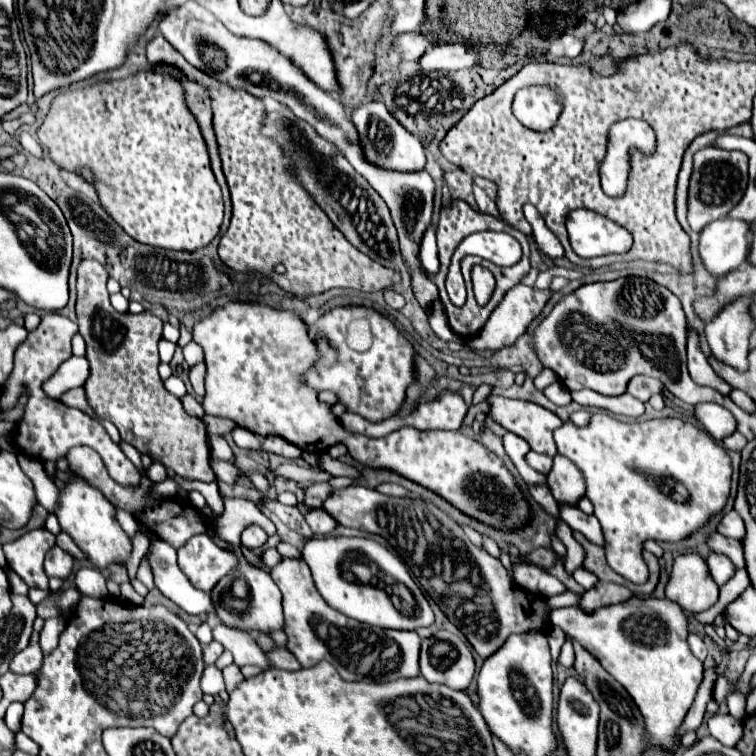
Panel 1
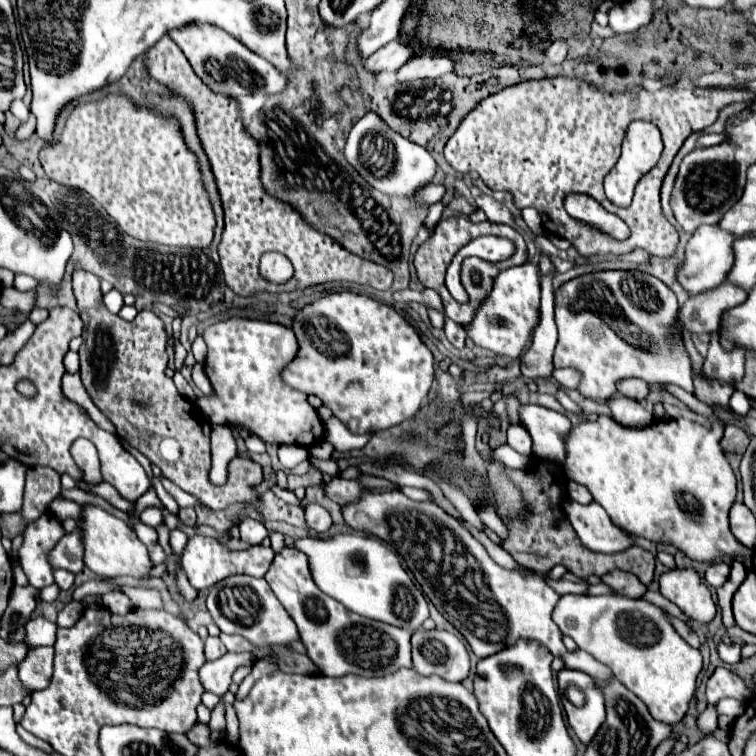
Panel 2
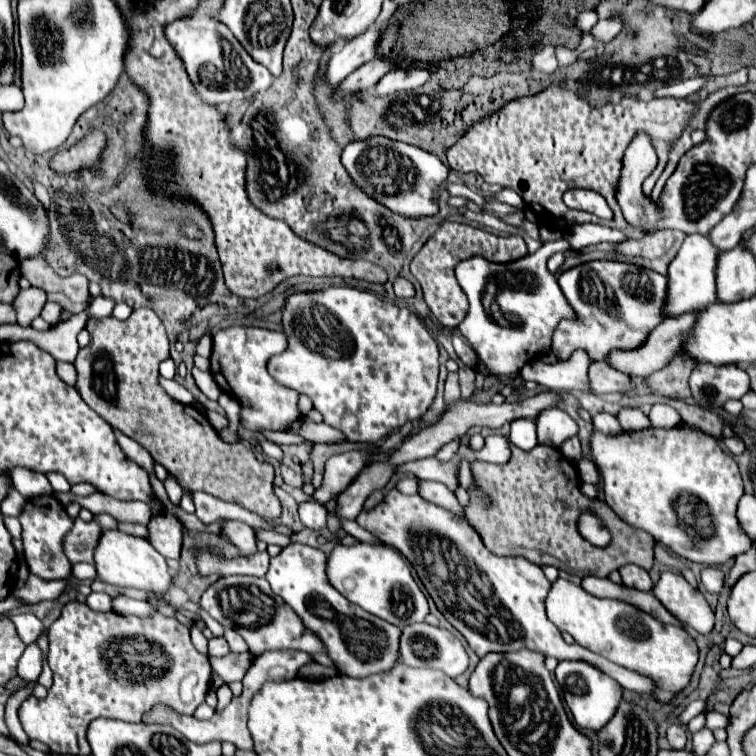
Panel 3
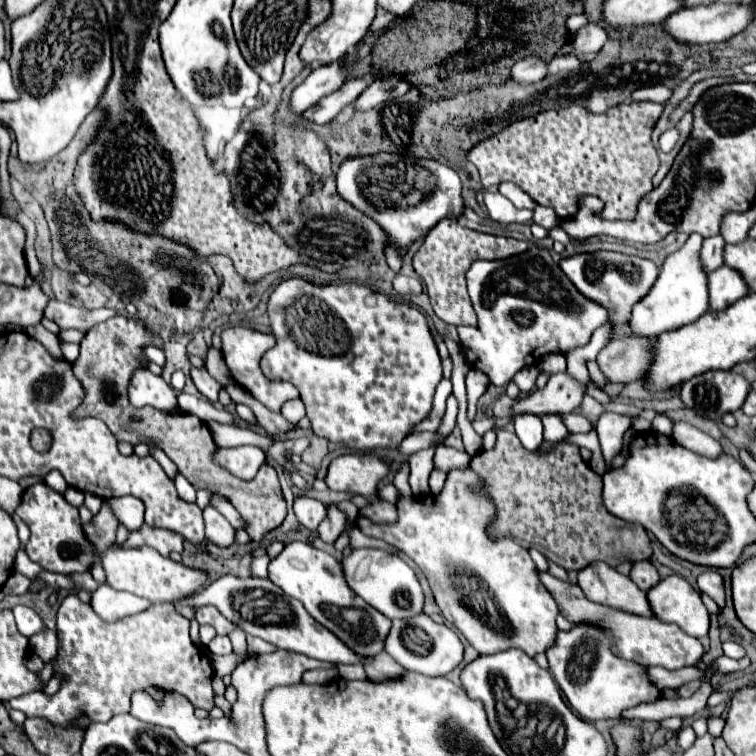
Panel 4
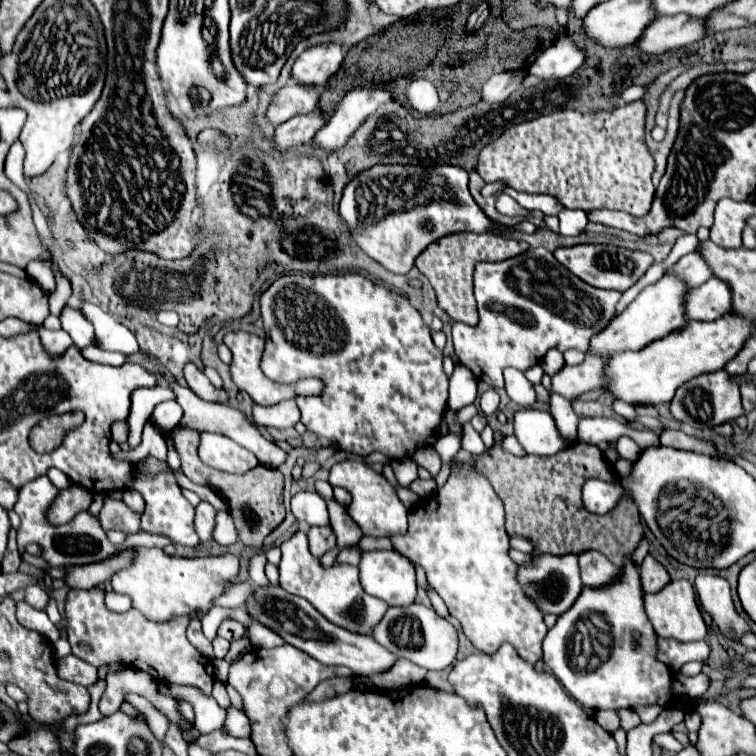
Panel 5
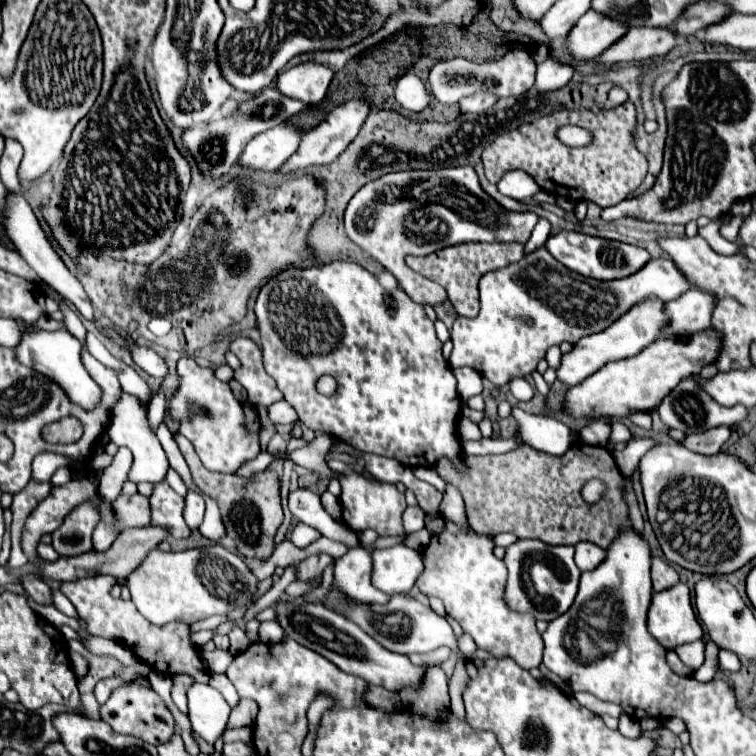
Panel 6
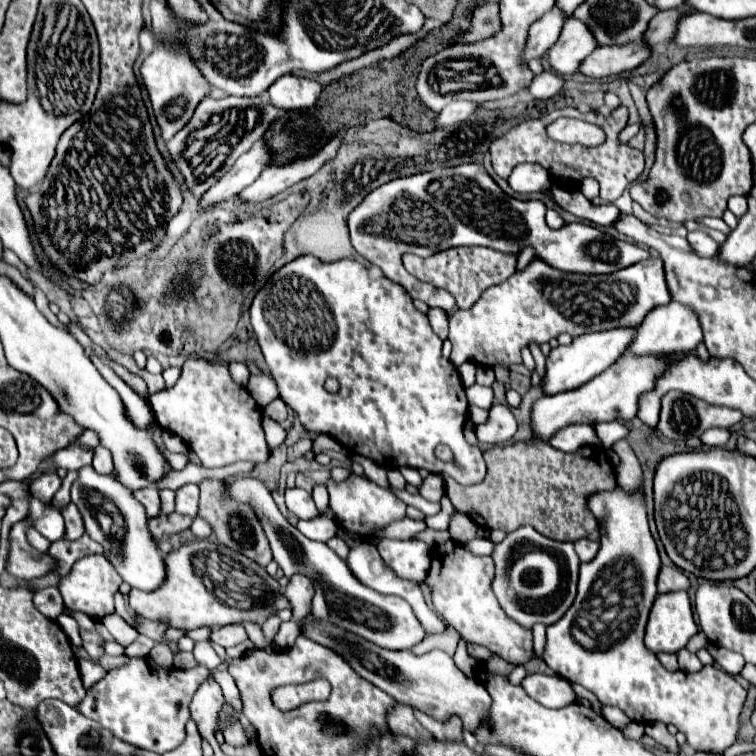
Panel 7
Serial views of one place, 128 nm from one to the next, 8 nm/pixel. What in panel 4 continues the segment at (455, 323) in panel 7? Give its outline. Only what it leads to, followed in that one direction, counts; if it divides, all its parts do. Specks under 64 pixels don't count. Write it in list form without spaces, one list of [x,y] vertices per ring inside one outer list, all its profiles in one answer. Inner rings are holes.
[[[720,234],[712,236],[712,238],[704,238],[702,250],[700,250],[700,262],[702,262],[706,274],[714,272],[720,264],[724,264],[722,248],[724,248],[724,240]],[[532,246],[526,252],[504,258],[504,260],[492,260],[492,262],[478,260],[466,272],[466,280],[468,280],[468,294],[472,298],[477,314],[477,325],[457,327],[460,344],[468,364],[484,372],[494,386],[508,384],[508,380],[518,370],[538,364],[544,354],[550,354],[550,352],[566,354],[578,346],[588,344],[592,332],[608,320],[608,310],[602,304],[578,292],[576,286],[568,280],[568,276],[560,270],[560,266],[552,260],[548,250],[540,246]]]

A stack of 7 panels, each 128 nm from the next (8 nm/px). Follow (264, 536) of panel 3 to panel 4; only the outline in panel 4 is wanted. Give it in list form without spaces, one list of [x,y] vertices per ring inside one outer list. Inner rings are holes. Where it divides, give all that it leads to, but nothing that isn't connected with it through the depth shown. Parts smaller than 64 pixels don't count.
[[[212,494],[210,498],[210,504],[234,526],[234,528],[244,528],[244,520],[240,520],[240,514],[232,508],[232,504],[228,504],[228,500],[220,498],[218,494]]]

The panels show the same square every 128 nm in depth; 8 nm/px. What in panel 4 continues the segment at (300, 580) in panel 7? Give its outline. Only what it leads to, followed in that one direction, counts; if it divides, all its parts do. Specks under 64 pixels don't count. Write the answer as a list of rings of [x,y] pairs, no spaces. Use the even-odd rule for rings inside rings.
[[[330,506],[328,516],[318,526],[318,538],[326,544],[334,544],[340,532],[344,530],[344,524],[346,524],[346,516],[336,506]]]

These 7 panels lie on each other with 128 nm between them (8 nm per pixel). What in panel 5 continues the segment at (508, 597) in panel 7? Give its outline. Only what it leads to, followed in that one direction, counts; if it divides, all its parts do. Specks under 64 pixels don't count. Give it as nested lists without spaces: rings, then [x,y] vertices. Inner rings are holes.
[[[530,554],[528,564],[518,566],[518,584],[522,586],[524,594],[542,610],[542,614],[564,614],[578,598],[582,590],[582,580],[578,572],[578,556],[552,556],[552,554]]]

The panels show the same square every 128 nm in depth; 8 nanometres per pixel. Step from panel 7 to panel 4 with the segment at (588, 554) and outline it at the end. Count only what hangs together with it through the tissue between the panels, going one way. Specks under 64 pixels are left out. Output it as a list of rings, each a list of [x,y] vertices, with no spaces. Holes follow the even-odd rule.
[[[592,562],[578,572],[578,586],[592,602],[606,604],[630,614],[652,616],[646,594],[632,580],[606,562]]]

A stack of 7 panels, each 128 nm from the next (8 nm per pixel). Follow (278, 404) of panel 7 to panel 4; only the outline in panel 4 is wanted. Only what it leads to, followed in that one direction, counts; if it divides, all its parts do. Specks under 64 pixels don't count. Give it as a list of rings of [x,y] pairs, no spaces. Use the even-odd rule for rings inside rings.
[[[210,347],[207,355],[205,367],[209,374],[215,378],[223,387],[228,385],[236,385],[233,380],[228,367],[224,362],[221,352],[217,349]],[[288,400],[288,402],[282,406],[280,414],[282,414],[290,424],[298,424],[298,422],[306,416],[302,400]]]

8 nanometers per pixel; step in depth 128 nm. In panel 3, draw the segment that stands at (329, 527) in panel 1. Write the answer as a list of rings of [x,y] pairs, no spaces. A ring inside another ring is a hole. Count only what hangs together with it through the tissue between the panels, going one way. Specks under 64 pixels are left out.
[[[314,500],[310,502],[302,502],[298,506],[298,512],[300,512],[300,520],[306,528],[310,530],[322,530],[326,526],[326,508]]]

